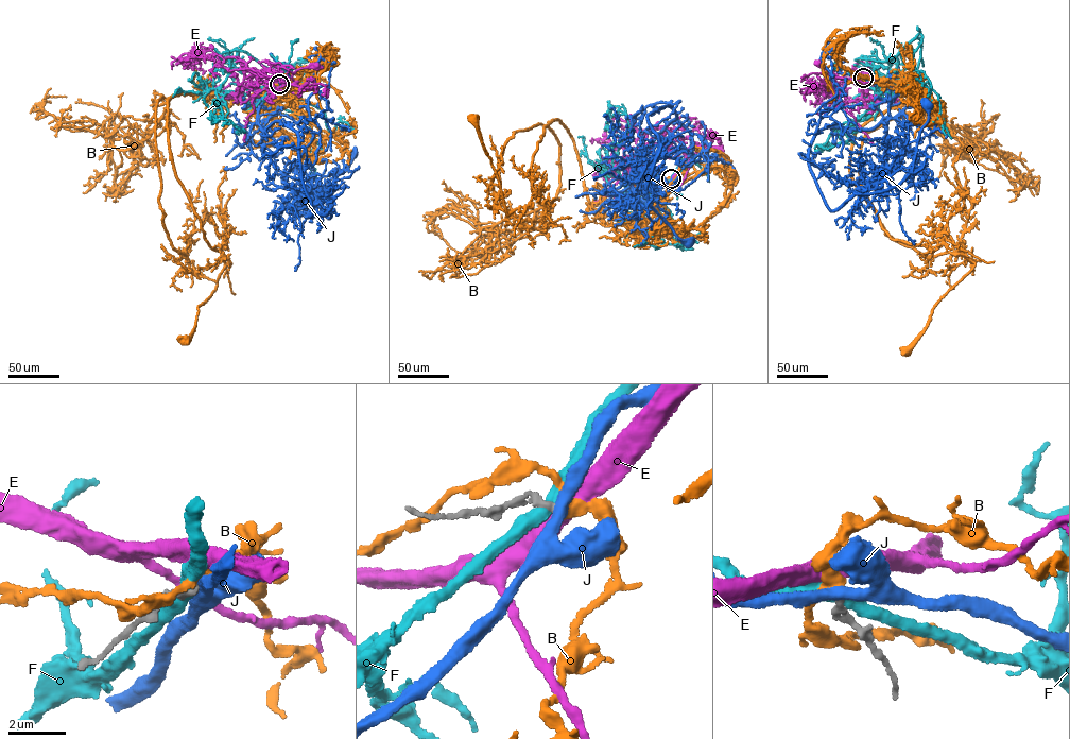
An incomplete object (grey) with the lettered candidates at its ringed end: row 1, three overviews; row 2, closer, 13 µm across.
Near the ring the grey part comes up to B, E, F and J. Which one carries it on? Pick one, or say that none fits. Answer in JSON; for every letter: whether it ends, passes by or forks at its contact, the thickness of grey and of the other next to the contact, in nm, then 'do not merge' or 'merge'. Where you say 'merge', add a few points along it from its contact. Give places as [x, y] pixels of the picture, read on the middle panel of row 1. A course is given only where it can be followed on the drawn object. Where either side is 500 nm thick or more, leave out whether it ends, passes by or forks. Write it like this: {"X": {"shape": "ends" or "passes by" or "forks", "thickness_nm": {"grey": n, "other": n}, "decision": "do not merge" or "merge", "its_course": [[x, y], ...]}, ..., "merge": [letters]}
{"B": {"shape": "passes by", "thickness_nm": {"grey": 240, "other": 320}, "decision": "merge", "its_course": [[670, 179], [644, 227], [605, 223], [553, 119], [531, 202], [507, 215], [475, 120]]}, "E": {"shape": "ends", "thickness_nm": {"grey": 240, "other": 400}, "decision": "do not merge"}, "F": {"shape": "passes by", "thickness_nm": {"grey": 280, "other": 480}, "decision": "do not merge"}, "J": {"shape": "passes by", "thickness_nm": {"grey": 240, "other": 400}, "decision": "do not merge"}, "merge": ["B"]}

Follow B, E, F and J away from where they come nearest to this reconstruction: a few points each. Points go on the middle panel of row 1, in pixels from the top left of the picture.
B: (670, 179), (644, 227), (605, 223), (553, 119), (531, 202), (507, 215), (475, 120)
E: (670, 179), (673, 190), (677, 190), (689, 168), (690, 155), (710, 147), (720, 147)
F: (670, 178), (642, 203), (617, 192), (599, 167), (616, 175), (605, 160), (622, 106), (628, 125), (617, 145)
J: (670, 178), (652, 199), (630, 187), (676, 118), (667, 105), (648, 116), (660, 148), (646, 193), (689, 242)

